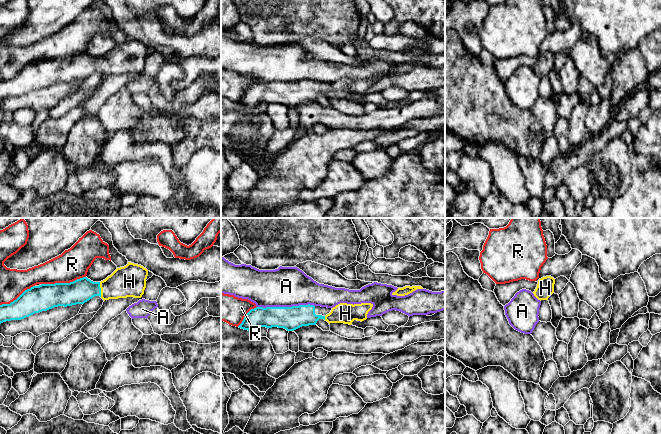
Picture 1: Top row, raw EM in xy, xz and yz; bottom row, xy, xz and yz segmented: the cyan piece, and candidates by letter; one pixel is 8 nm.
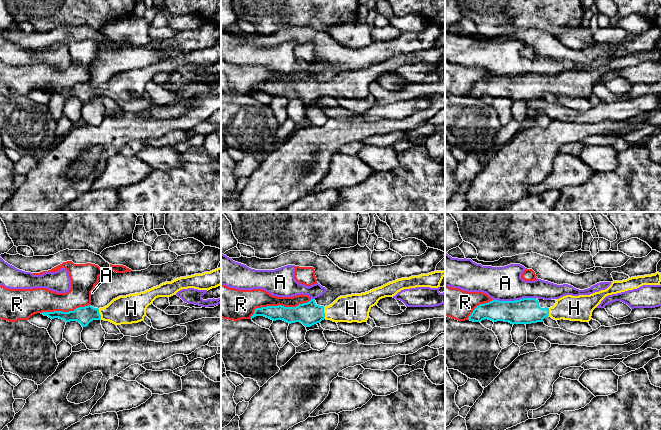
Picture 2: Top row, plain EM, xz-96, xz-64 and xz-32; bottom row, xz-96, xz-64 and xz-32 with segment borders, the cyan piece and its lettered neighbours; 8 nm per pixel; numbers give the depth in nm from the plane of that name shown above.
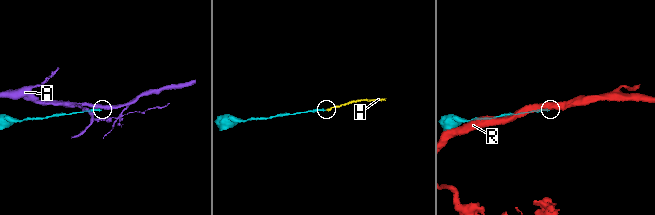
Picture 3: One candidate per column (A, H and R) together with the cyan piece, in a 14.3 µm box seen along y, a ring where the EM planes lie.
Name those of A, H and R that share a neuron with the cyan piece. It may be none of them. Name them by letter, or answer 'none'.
H

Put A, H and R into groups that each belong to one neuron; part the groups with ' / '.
A / H / R

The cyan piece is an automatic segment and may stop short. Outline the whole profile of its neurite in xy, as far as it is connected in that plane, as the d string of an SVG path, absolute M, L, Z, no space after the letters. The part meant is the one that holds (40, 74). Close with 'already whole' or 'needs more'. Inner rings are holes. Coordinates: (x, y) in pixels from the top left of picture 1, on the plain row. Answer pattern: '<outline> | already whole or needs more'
M128 38L101 58L93 58L83 53L70 59L33 62L10 80L0 81L0 100L21 96L58 82L84 80L95 72L100 72L104 77L127 73L141 74L146 64L147 52L146 44Z | needs more

